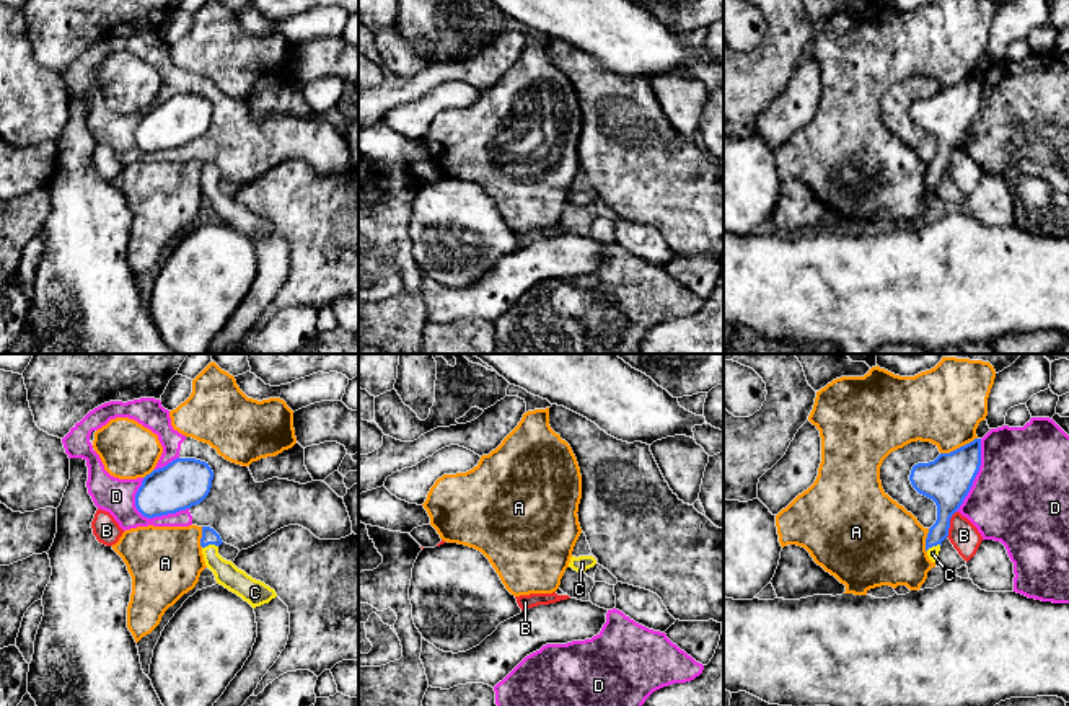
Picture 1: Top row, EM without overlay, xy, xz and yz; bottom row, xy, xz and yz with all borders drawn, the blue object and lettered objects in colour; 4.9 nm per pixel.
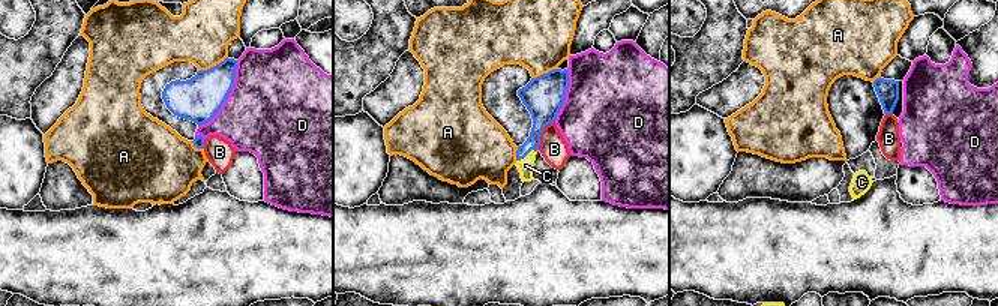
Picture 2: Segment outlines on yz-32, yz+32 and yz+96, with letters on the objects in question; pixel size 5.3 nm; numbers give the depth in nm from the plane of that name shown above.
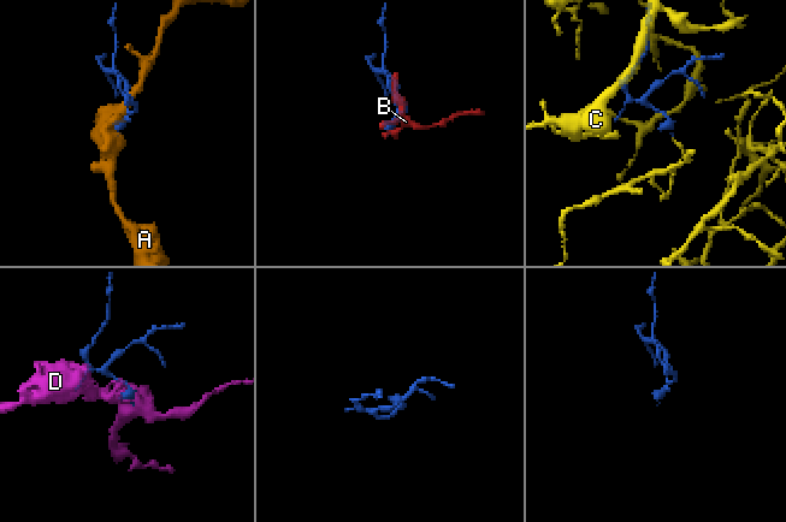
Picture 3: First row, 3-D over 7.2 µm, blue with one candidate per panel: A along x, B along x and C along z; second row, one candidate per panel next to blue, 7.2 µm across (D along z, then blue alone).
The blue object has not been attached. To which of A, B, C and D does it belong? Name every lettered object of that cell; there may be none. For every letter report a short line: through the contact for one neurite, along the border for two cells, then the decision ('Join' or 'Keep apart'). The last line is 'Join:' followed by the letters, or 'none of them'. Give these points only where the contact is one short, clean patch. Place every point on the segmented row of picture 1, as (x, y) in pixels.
A: Keep apart
B: Keep apart
C: Line: xy (209, 535), (209, 543), (212, 560), (227, 574). Join
D: Keep apart
Join: C

